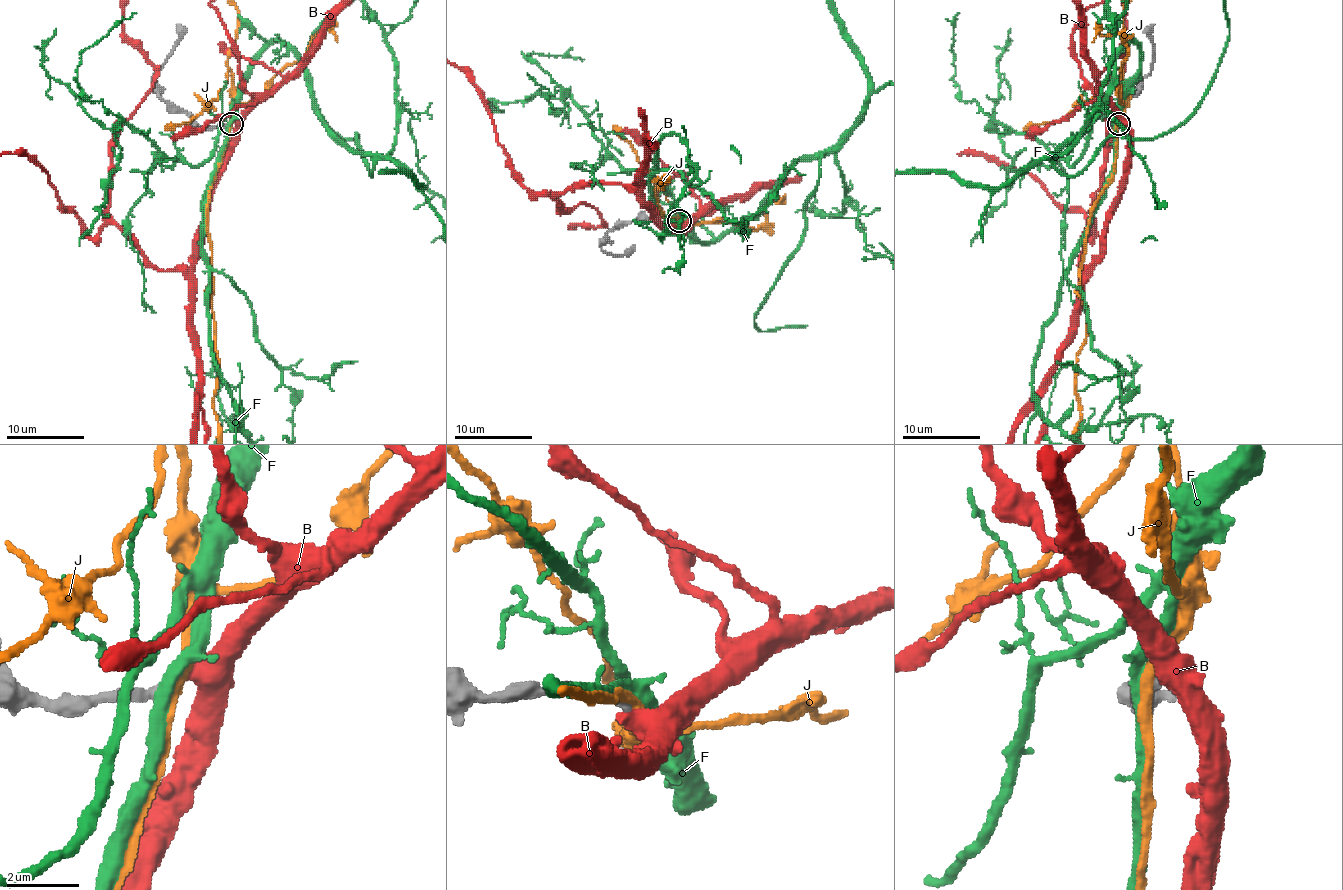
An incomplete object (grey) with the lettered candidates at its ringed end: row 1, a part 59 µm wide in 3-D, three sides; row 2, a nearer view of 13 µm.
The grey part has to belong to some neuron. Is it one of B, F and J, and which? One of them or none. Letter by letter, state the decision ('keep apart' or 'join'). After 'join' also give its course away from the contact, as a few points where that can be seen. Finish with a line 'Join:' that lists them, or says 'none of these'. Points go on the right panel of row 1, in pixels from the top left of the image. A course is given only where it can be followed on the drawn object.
B: join
F: keep apart
J: keep apart
Join: B

